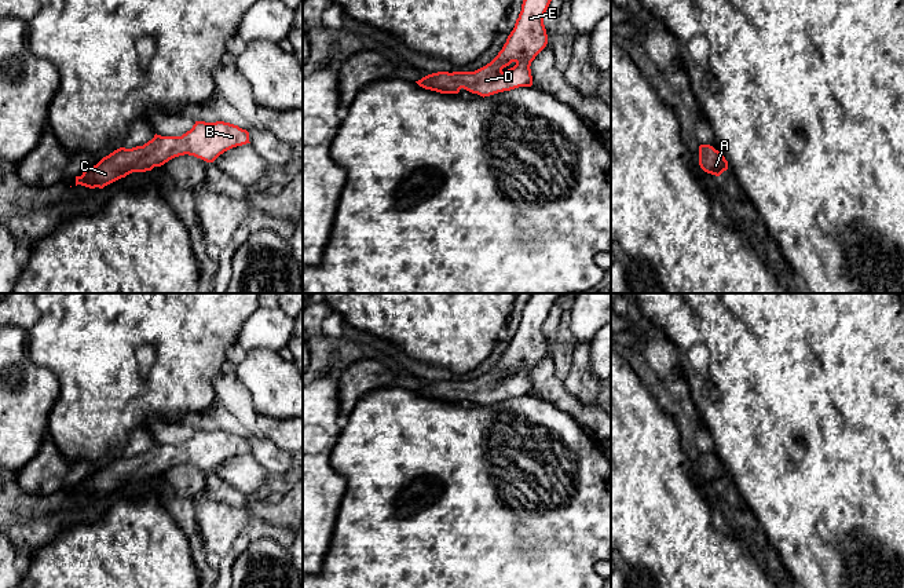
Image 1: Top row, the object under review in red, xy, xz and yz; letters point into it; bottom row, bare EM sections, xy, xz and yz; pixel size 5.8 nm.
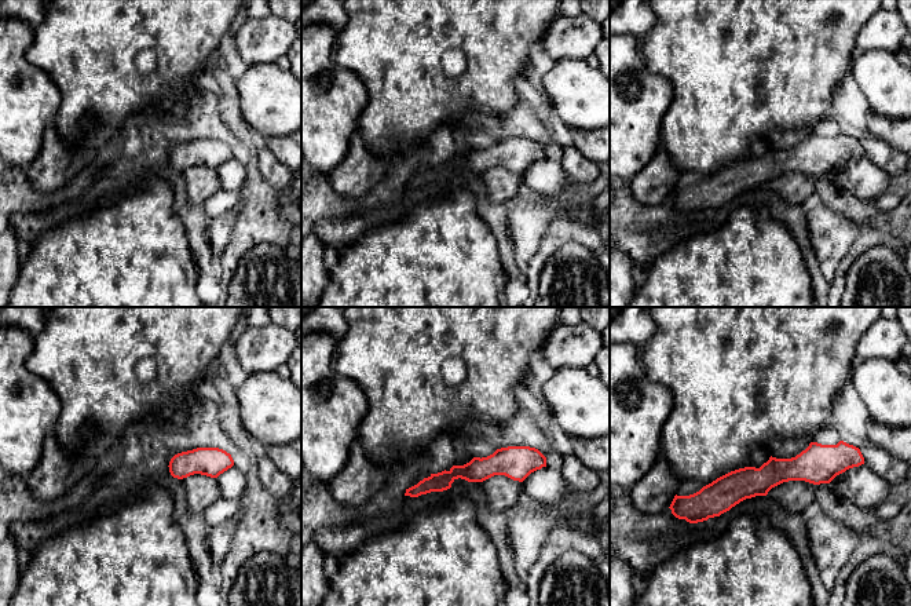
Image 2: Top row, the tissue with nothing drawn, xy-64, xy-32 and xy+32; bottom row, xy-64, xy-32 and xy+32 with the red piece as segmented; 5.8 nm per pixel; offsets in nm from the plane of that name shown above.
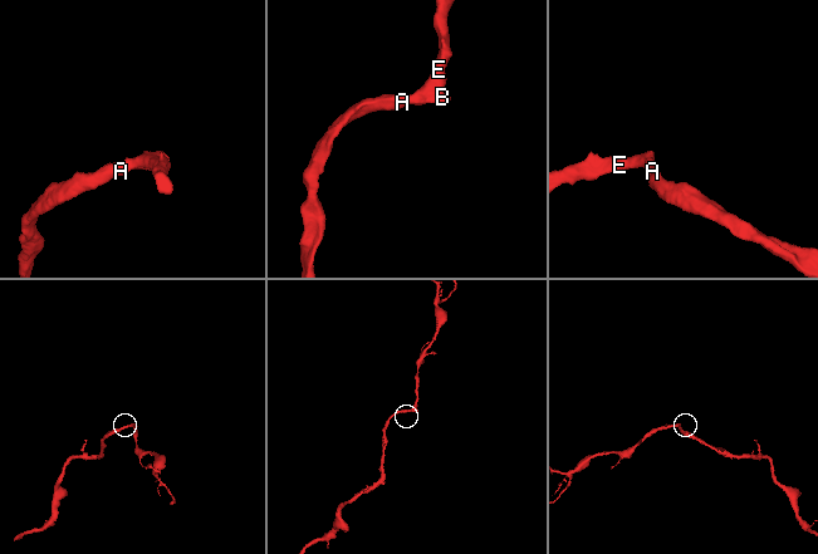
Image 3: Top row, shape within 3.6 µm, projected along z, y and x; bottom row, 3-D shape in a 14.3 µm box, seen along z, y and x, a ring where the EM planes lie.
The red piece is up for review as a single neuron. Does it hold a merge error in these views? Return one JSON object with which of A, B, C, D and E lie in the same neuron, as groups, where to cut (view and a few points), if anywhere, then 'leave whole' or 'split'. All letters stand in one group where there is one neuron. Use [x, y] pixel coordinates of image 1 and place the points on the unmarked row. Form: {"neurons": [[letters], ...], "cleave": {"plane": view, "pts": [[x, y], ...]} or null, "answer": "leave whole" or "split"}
{"neurons": [["A", "B", "C", "D", "E"]], "cleave": null, "answer": "leave whole"}

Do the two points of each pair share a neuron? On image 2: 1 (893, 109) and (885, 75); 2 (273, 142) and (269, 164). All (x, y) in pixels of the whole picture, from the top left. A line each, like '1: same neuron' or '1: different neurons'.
1: same neuron
2: different neurons

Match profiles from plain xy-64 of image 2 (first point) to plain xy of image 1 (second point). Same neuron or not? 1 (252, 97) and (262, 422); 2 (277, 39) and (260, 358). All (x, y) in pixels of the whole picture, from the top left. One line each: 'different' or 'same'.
1: different
2: different

